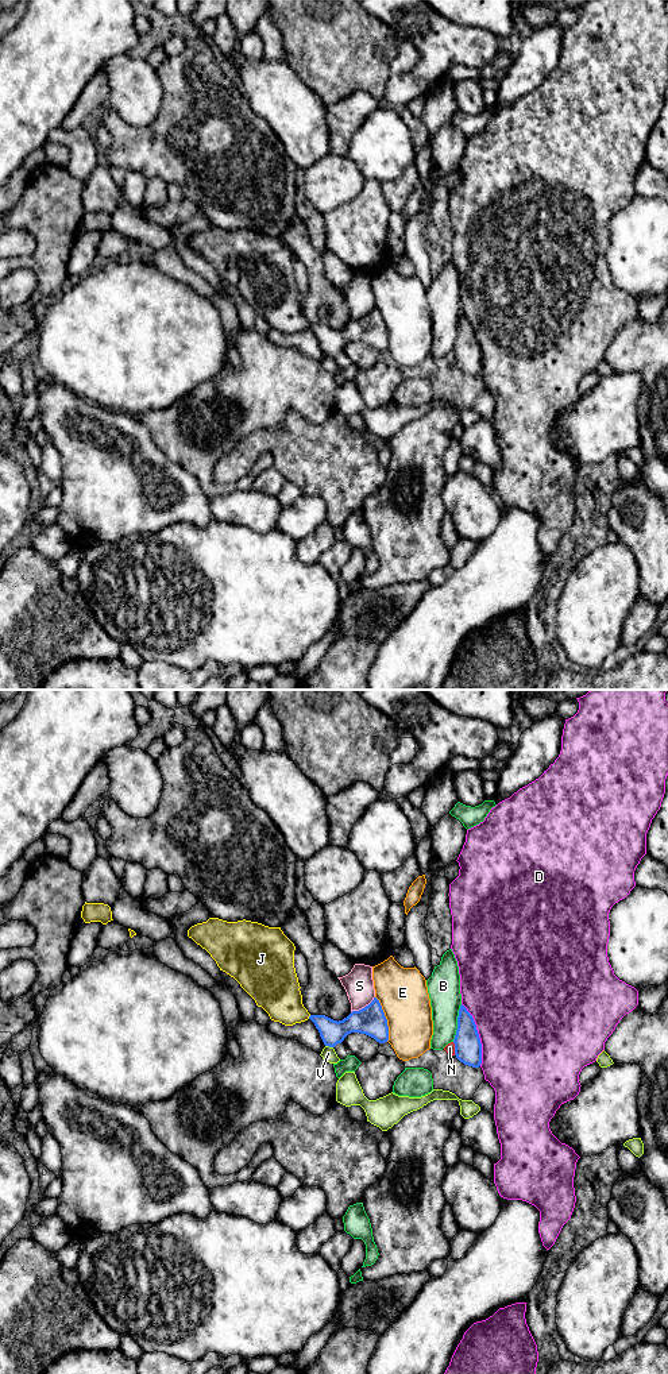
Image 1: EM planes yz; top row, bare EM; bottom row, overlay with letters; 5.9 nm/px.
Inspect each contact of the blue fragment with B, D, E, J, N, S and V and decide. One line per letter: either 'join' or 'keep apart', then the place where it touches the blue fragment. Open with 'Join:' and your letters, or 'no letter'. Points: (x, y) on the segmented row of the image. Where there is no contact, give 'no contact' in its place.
Join: J
B: keep apart; meets blue in yz at (458, 1023)
D: keep apart; meets blue in yz at (478, 1034)
E: keep apart; meets blue in yz at (386, 1019)
J: join; meets blue in yz at (309, 1017)
N: keep apart; meets blue in yz at (455, 1049)
S: keep apart; meets blue in yz at (365, 1007)
V: keep apart; meets blue in yz at (329, 1046)

